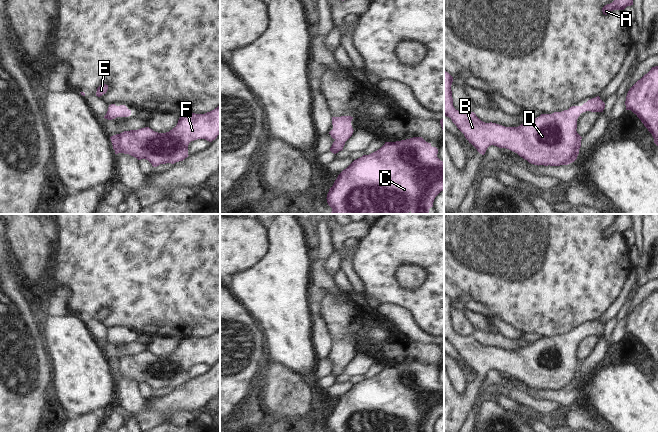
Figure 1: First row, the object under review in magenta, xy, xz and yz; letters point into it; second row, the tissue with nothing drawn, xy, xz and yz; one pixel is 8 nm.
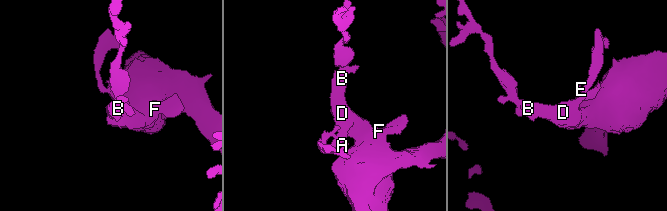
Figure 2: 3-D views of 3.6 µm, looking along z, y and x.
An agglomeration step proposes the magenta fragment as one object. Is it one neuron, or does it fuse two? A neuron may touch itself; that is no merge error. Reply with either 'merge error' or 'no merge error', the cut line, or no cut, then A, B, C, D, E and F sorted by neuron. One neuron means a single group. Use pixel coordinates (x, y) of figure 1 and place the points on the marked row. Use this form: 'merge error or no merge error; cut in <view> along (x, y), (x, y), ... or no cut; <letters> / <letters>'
no merge error; no cut; A B C D E F

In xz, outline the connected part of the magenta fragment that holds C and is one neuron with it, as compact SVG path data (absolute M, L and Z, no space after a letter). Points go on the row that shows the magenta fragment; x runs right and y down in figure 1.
M413 137L396 142L385 142L377 151L363 155L354 160L346 169L344 169L335 180L333 186L327 194L327 203L332 208L332 214L430 214L429 209L433 207L435 197L444 191L444 162L438 157L438 149L432 147L431 143L426 142L422 137Z

